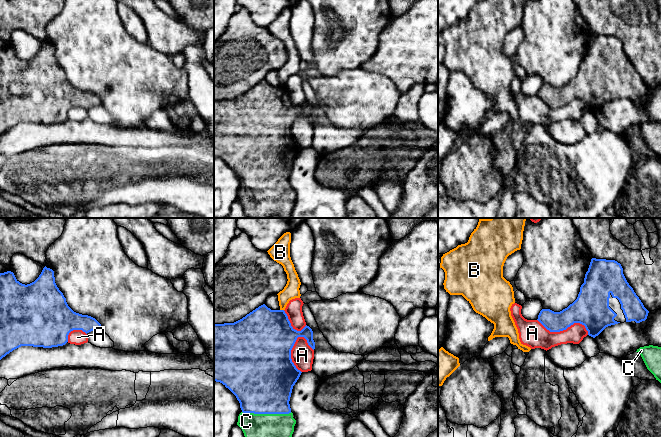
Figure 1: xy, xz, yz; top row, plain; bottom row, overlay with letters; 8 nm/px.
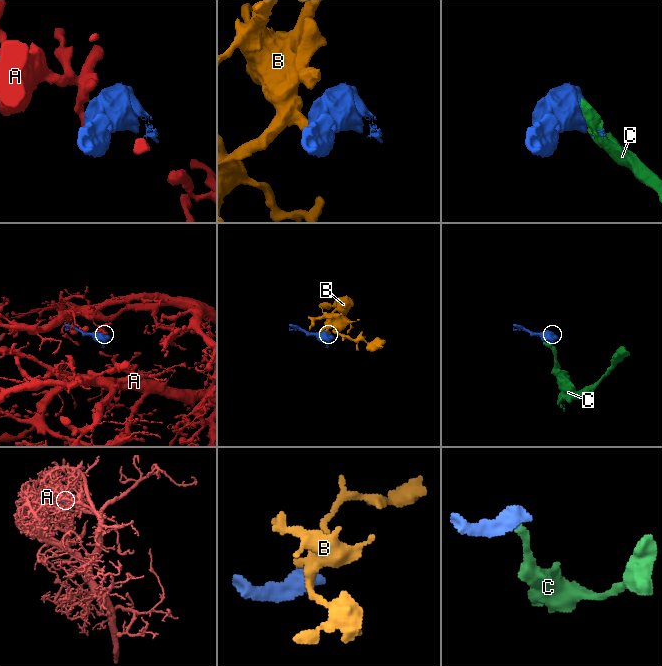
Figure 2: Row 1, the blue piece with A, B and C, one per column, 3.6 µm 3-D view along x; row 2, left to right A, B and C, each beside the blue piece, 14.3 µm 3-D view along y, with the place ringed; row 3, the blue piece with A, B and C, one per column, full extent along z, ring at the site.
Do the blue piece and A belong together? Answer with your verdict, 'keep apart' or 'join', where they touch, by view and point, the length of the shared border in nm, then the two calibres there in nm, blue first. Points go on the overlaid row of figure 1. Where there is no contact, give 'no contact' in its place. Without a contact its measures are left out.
keep apart | yz (565, 329) | 440 nm | 280/200 nm

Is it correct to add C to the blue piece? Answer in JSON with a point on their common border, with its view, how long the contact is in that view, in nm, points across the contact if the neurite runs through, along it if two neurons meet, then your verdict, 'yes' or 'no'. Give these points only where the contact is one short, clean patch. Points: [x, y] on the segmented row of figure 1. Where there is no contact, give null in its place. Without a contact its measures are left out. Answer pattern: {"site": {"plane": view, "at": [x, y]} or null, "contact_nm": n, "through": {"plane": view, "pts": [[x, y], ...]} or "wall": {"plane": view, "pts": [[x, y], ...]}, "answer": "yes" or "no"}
{"site": {"plane": "xz", "at": [267, 413]}, "contact_nm": 400, "answer": "yes"}

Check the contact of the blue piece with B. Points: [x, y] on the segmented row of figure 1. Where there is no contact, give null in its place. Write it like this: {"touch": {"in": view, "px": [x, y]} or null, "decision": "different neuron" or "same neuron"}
{"touch": {"in": "xz", "px": [282, 310]}, "decision": "different neuron"}

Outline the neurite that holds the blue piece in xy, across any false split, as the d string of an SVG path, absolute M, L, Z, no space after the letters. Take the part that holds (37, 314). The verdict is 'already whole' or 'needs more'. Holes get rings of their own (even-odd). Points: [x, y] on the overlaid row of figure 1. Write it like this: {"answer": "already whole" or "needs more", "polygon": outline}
{"answer": "already whole", "polygon": "M46 266L39 277L30 284L20 283L13 272L0 273L0 360L21 346L52 348L68 342L68 335L73 330L82 330L86 334L101 328L93 317L74 312L55 283L54 271Z"}

